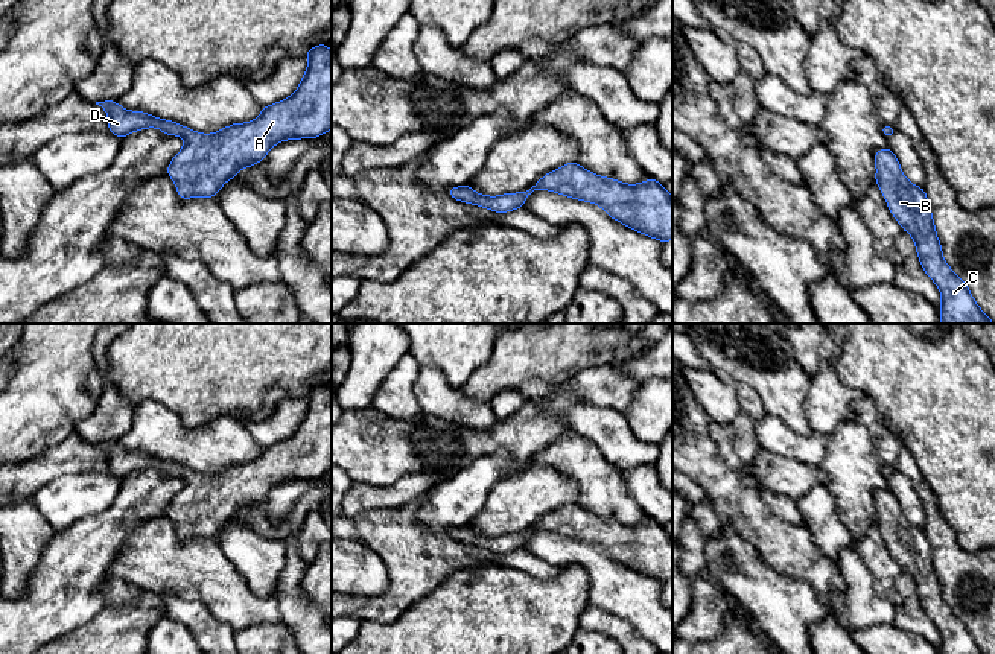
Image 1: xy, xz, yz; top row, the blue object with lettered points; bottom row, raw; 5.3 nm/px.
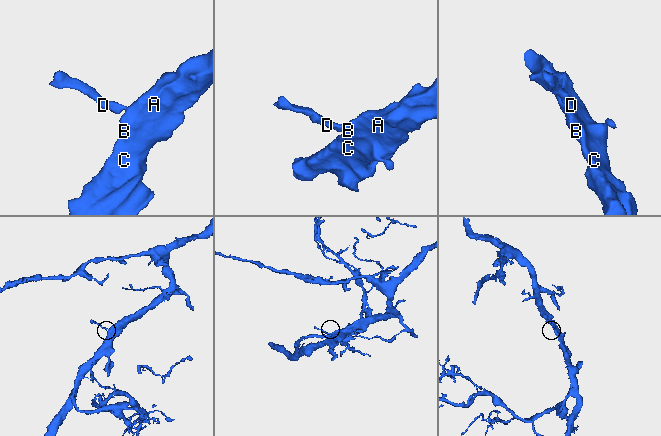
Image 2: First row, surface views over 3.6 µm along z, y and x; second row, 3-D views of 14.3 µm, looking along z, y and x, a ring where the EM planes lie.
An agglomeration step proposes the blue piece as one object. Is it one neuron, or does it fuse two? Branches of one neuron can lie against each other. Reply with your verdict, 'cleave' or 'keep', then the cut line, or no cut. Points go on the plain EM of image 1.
keep | no cut

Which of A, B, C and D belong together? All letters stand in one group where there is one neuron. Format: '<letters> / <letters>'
A B C D

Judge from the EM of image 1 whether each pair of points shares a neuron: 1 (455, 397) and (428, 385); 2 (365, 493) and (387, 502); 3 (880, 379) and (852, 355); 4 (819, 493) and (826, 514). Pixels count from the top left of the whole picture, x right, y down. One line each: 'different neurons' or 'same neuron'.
1: same neuron
2: same neuron
3: same neuron
4: same neuron

